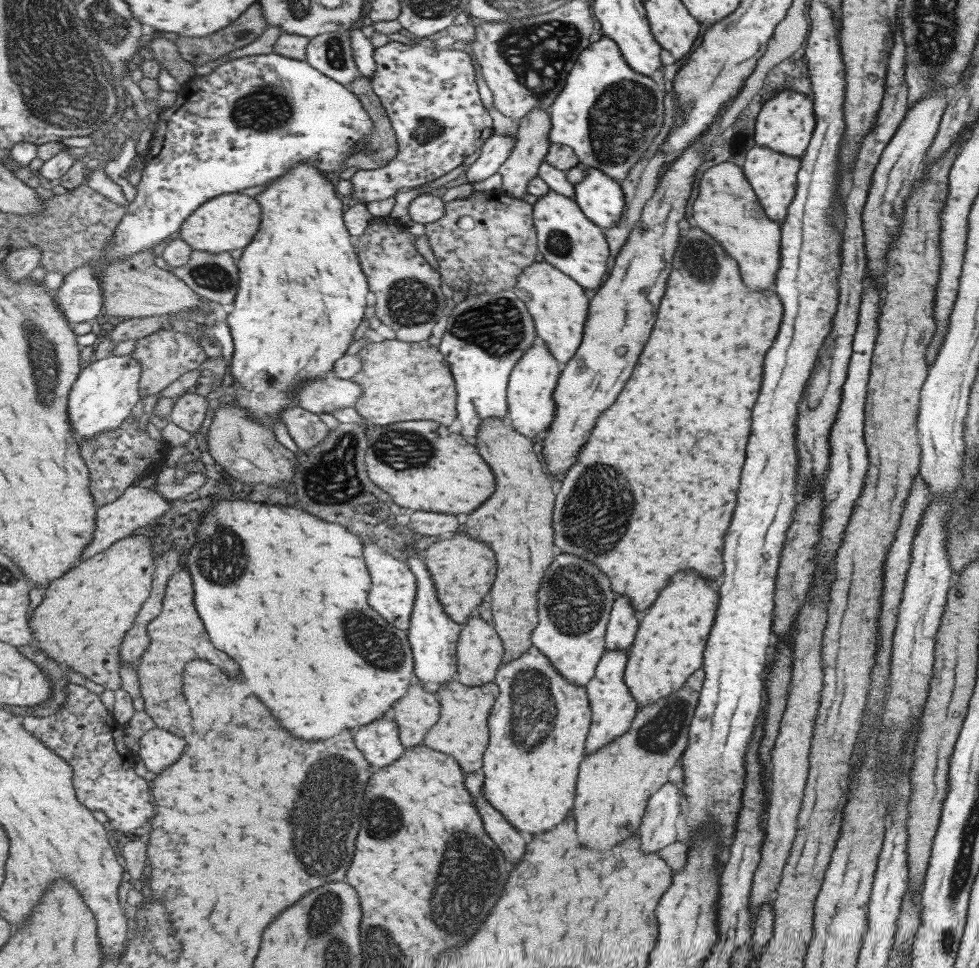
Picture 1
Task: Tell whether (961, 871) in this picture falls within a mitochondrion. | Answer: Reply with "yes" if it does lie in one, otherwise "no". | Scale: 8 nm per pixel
yes

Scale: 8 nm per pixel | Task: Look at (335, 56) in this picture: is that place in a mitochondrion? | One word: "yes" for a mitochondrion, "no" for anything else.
yes

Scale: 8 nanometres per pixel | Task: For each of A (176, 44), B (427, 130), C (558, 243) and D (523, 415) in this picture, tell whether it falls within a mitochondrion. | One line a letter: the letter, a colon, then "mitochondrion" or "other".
A: other
B: mitochondrion
C: mitochondrion
D: other

